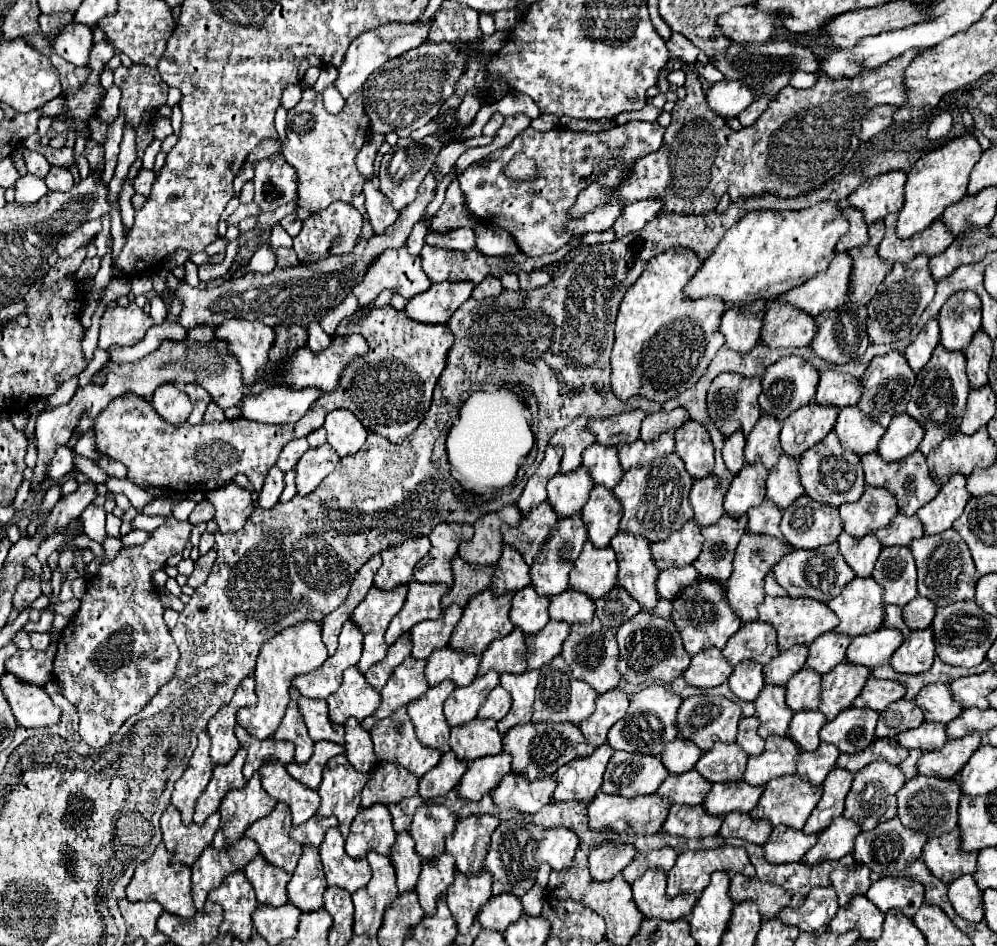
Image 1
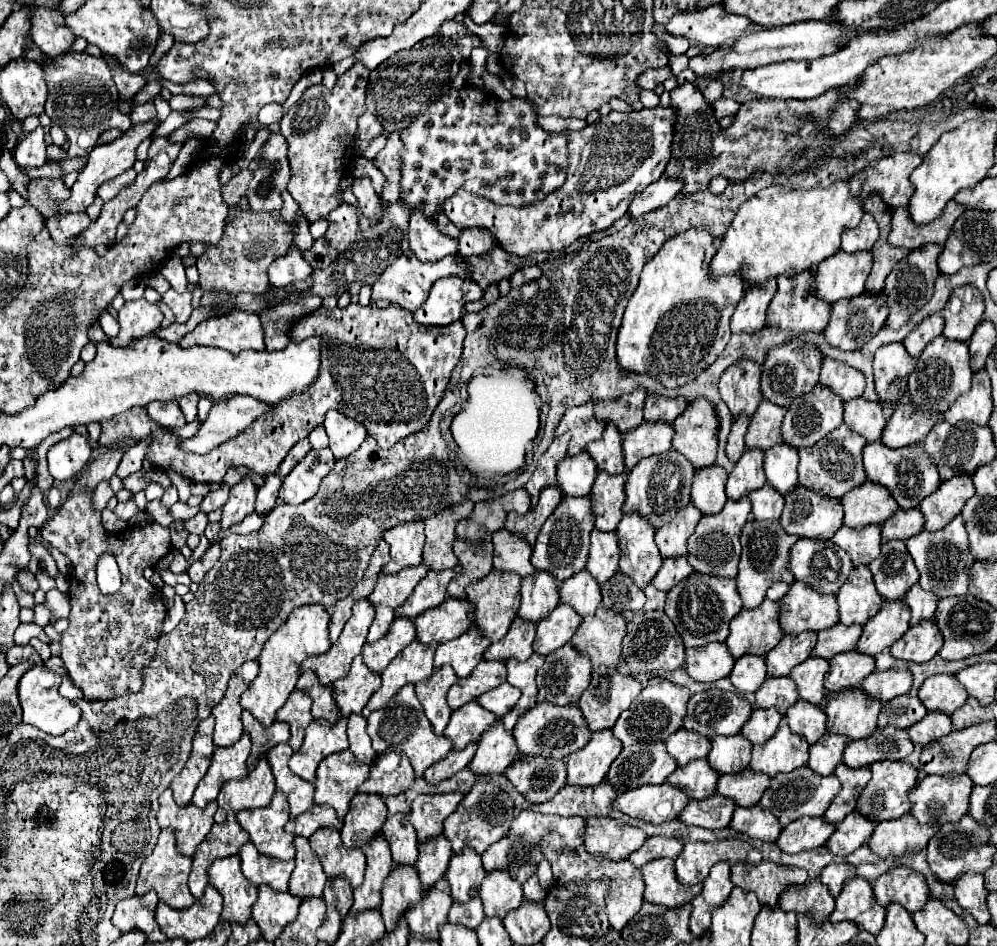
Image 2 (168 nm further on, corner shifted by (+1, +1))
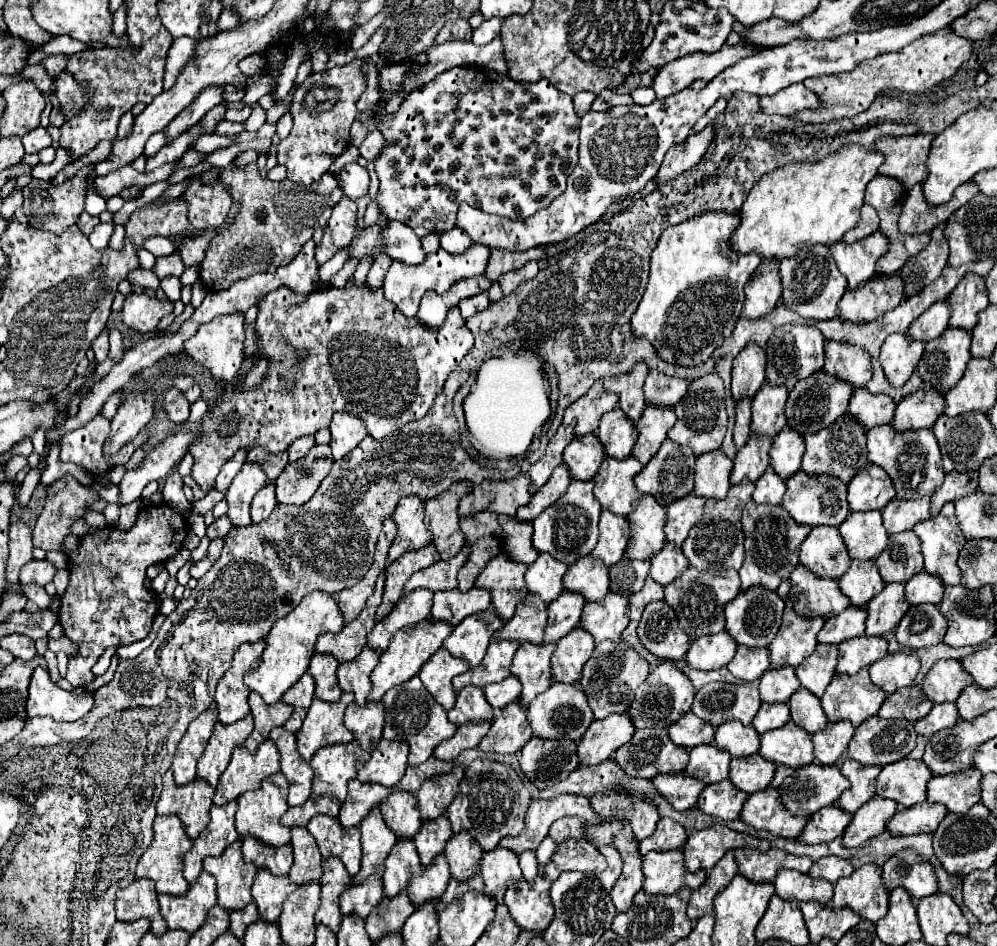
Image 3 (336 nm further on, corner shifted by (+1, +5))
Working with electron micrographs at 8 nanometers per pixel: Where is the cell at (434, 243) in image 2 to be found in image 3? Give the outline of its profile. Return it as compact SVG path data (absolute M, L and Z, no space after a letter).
M388 221L382 227L382 239L384 243L380 251L386 253L390 259L406 265L418 265L420 261L424 261L420 239L406 225L400 225L398 221Z

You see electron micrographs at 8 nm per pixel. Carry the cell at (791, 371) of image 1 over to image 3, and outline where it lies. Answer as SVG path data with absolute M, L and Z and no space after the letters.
M784 325L778 327L766 345L768 355L768 367L766 367L766 379L772 385L784 385L786 389L792 389L800 379L810 377L816 369L822 369L824 365L824 335L810 325Z

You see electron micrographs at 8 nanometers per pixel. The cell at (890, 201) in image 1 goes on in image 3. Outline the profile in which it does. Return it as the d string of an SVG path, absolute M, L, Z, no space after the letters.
M920 133L920 135L906 135L906 137L880 137L874 143L876 151L886 155L886 161L880 167L882 175L890 175L898 179L906 189L916 183L922 183L928 177L926 159L930 153L934 135Z

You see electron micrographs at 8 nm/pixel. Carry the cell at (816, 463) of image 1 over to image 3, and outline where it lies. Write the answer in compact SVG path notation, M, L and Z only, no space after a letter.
M850 415L836 419L832 425L806 435L806 451L802 455L802 469L806 473L828 473L832 477L840 477L840 481L848 483L866 463L866 429Z

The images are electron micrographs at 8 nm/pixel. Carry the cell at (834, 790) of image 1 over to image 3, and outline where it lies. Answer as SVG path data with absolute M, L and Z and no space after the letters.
M844 759L842 763L842 775L850 781L850 789L846 789L838 805L846 809L848 813L856 813L864 803L868 803L876 795L876 777L882 771L882 767L868 767L862 763L856 763L854 759Z

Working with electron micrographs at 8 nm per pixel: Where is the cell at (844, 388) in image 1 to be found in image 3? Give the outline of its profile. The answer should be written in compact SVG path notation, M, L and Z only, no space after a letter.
M826 341L824 371L852 383L854 387L866 387L872 379L872 357L862 347L846 341Z

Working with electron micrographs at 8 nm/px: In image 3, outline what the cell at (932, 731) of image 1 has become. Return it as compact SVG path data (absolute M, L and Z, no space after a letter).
M938 703L932 707L932 711L926 717L922 717L918 723L914 723L914 727L916 727L918 735L930 737L940 729L956 725L956 721L958 721L956 703Z

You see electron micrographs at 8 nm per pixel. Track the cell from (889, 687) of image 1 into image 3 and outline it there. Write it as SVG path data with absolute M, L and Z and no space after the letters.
M896 651L888 653L884 659L870 665L870 679L890 695L900 687L912 685L918 669L920 669L920 659L916 657L916 653Z

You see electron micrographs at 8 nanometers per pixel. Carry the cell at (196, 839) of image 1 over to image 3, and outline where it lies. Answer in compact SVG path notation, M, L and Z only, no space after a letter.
M172 769L164 775L164 791L156 805L160 815L178 815L184 821L190 839L196 839L210 821L210 807L214 789L204 779L194 779L182 787L176 787Z

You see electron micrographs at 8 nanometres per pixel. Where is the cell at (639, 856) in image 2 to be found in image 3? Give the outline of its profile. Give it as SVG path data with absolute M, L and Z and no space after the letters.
M664 817L664 819L658 821L658 827L656 827L654 835L648 837L648 839L644 839L644 841L640 841L640 855L644 857L650 851L680 849L686 839L688 839L686 829L680 823Z

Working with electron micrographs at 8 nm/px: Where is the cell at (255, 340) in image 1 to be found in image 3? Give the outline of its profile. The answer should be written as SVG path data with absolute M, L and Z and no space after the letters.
M232 313L232 315L218 315L210 323L204 323L198 327L196 335L190 337L184 347L194 357L198 363L202 363L216 381L230 381L242 361L244 361L244 315L242 313Z

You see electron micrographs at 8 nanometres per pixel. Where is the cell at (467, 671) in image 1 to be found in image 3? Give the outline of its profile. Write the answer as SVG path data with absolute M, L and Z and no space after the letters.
M492 609L468 615L444 639L444 649L448 649L454 657L464 657L470 667L476 667L484 659L494 631L498 631L502 625L504 621Z

